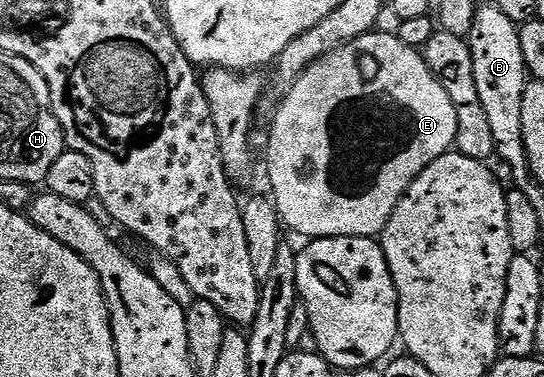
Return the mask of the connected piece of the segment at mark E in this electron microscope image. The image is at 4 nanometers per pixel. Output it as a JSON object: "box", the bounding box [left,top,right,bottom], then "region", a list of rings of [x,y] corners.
{"box":[267,32,457,239],"region":[[[372,32],[353,40],[340,50],[334,50],[320,62],[315,62],[296,80],[293,88],[286,91],[283,103],[271,126],[271,136],[267,140],[267,178],[271,181],[270,197],[284,227],[304,234],[304,239],[317,238],[374,238],[378,239],[383,229],[389,224],[397,204],[405,197],[407,190],[425,168],[432,166],[438,158],[452,153],[457,136],[457,108],[453,108],[453,100],[449,100],[449,92],[441,88],[441,84],[427,67],[427,61],[414,46],[407,46],[395,34]]]}

